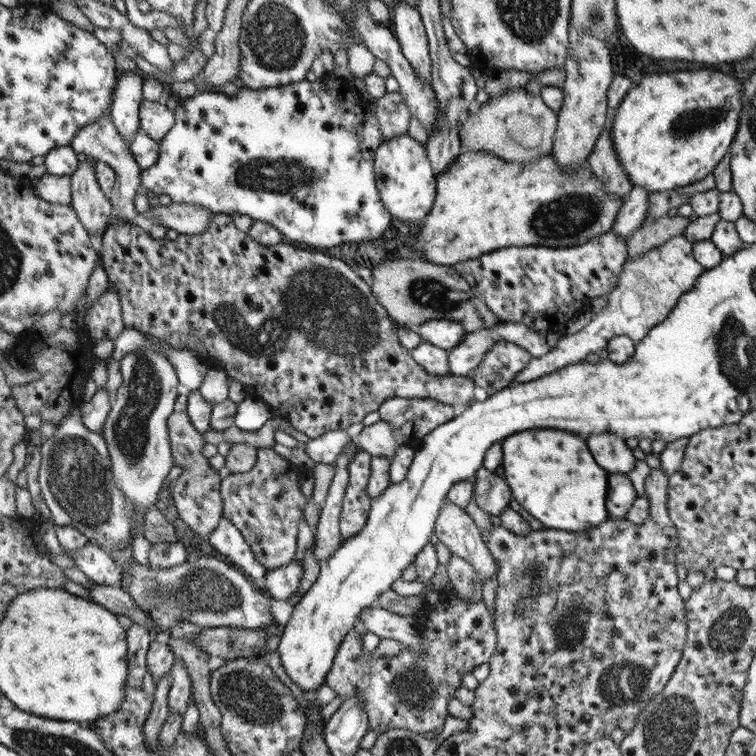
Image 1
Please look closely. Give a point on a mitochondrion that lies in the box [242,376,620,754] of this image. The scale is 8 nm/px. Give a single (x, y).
(413, 689)

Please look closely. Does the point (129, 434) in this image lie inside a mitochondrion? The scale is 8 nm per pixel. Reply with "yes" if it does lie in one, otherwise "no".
yes

